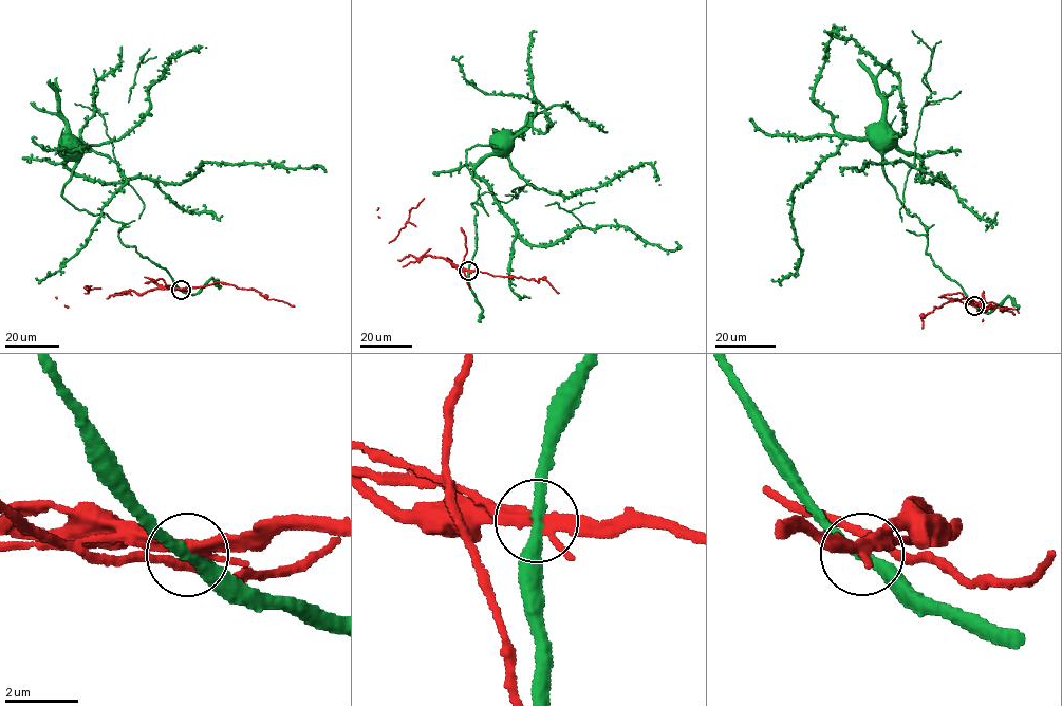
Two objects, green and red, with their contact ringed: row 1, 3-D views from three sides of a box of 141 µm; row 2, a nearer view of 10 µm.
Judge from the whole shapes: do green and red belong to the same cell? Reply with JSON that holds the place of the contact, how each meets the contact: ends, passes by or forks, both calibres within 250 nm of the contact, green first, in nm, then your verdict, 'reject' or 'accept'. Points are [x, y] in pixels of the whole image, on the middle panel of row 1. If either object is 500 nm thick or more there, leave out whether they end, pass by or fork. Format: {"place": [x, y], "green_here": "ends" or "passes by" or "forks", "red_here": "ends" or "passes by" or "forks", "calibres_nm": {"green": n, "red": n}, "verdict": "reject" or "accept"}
{"place": [468, 271], "green_here": "passes by", "red_here": "forks", "calibres_nm": {"green": 280, "red": 280}, "verdict": "reject"}

